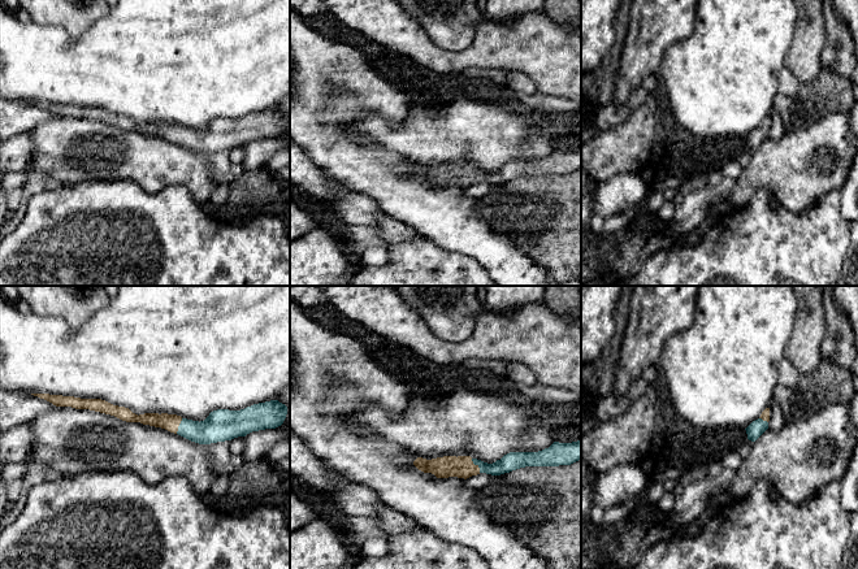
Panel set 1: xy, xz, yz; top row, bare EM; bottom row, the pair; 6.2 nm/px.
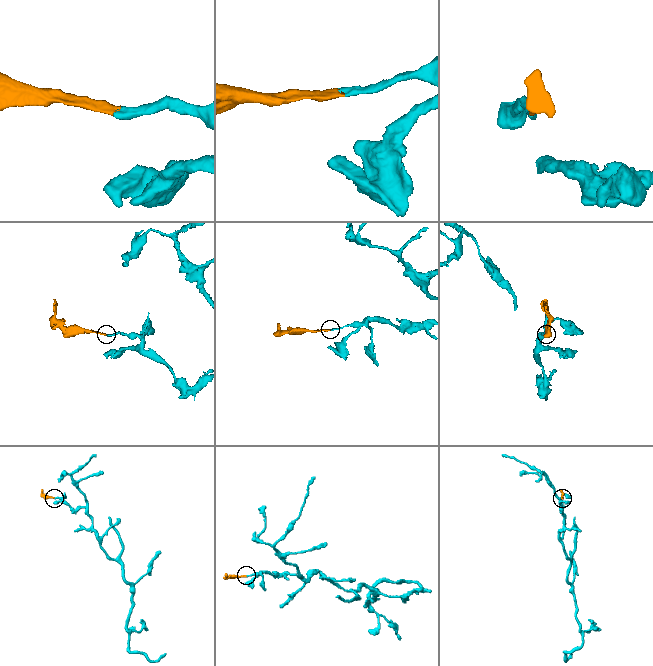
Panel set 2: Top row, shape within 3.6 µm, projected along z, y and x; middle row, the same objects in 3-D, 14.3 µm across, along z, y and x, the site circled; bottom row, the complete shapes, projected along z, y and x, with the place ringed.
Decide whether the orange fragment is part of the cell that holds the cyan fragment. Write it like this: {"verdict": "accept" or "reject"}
{"verdict": "accept"}

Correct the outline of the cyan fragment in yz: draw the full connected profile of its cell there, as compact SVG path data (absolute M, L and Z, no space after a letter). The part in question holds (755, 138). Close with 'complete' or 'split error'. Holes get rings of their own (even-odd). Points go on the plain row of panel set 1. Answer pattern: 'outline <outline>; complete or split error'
outline M766 117L760 126L753 130L745 139L748 148L755 151L767 138L770 130L770 117Z; split error

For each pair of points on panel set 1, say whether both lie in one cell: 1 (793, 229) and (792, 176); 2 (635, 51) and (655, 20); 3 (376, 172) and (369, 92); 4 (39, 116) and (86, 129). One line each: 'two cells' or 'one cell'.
1: two cells
2: one cell
3: one cell
4: two cells

